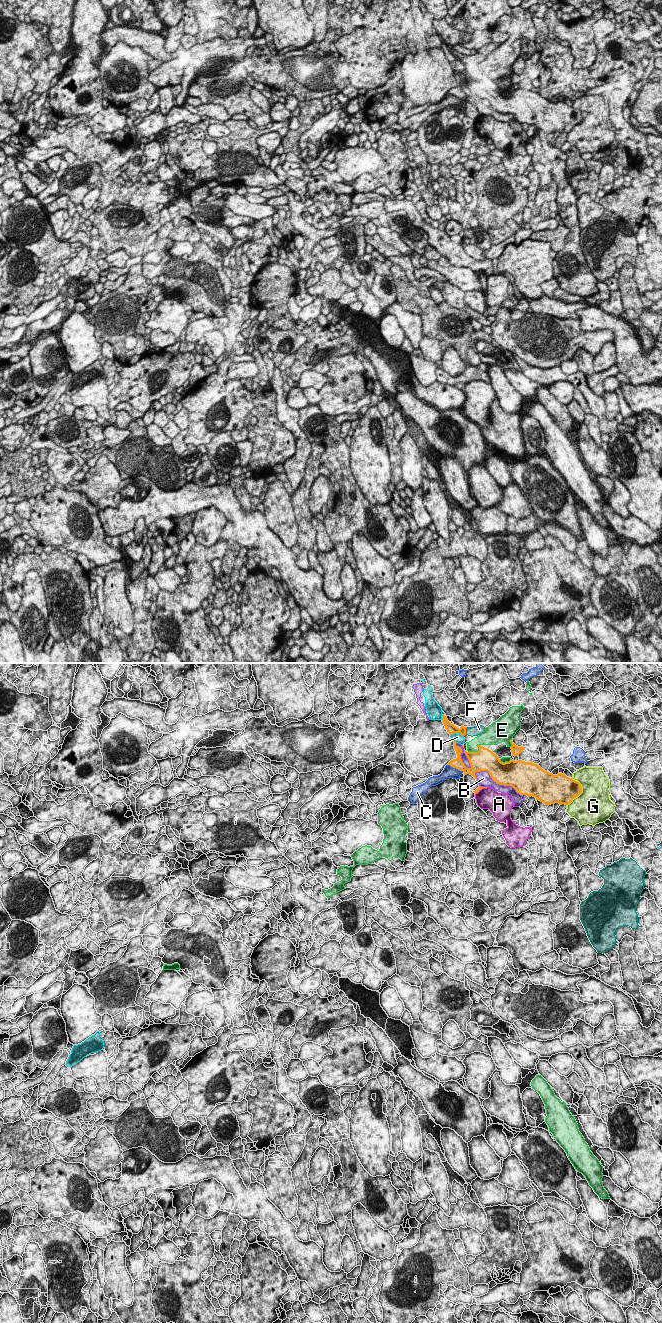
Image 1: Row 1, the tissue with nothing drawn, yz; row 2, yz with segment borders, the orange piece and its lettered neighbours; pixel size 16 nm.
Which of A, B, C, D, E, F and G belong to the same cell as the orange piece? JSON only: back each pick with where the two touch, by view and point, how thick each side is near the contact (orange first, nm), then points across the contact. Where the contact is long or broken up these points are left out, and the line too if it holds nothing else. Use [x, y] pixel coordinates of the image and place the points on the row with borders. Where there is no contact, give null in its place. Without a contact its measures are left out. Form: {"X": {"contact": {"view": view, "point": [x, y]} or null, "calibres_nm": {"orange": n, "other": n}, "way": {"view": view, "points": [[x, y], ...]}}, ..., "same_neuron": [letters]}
{"same_neuron": []}

